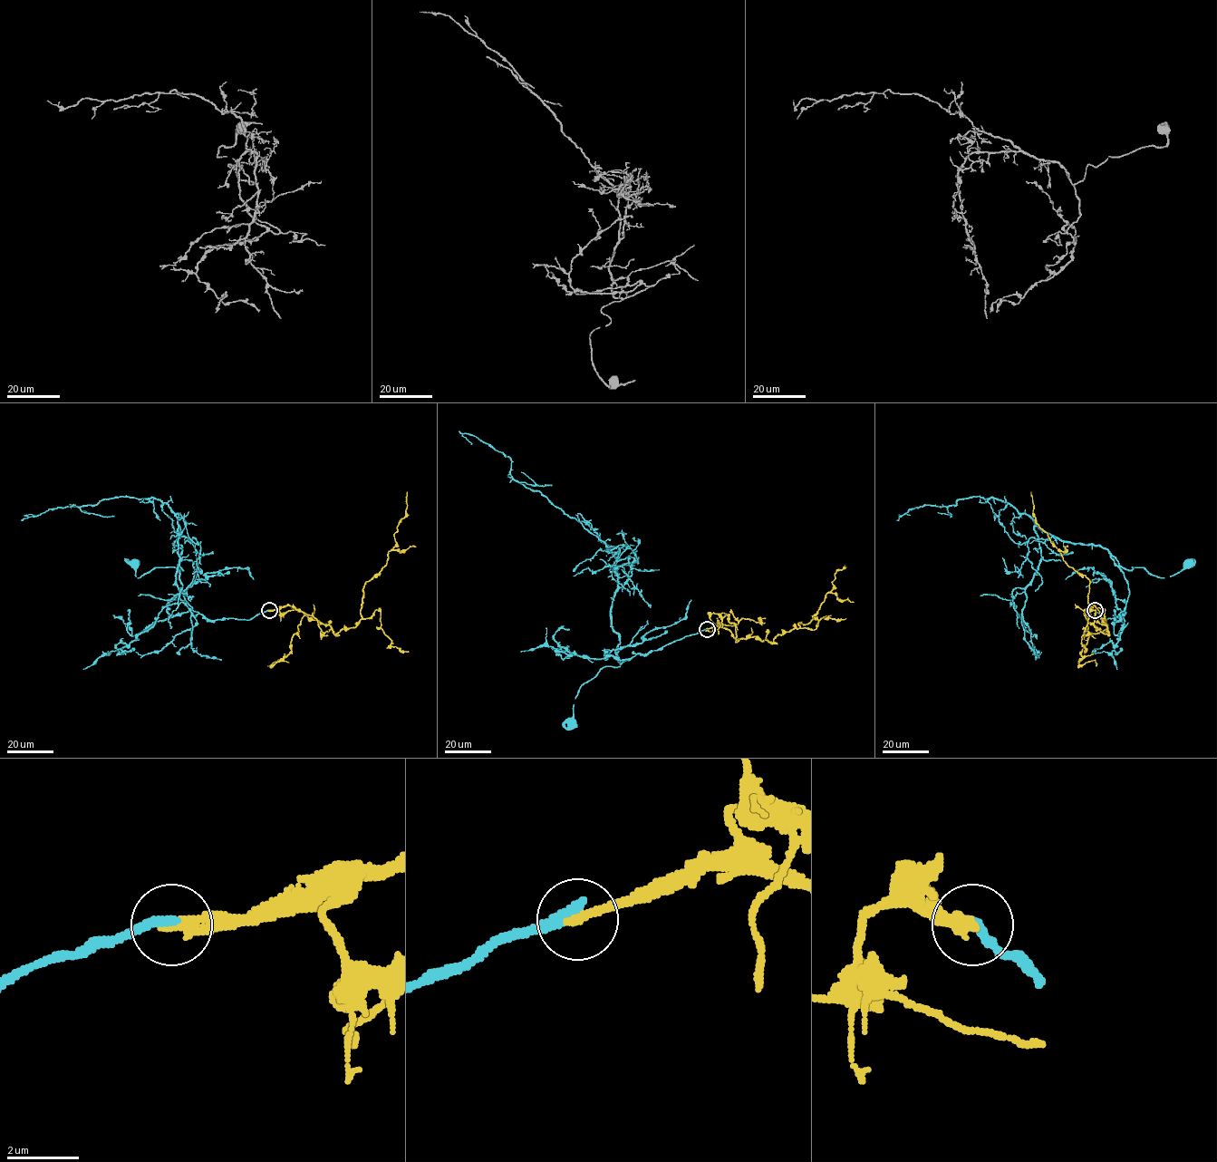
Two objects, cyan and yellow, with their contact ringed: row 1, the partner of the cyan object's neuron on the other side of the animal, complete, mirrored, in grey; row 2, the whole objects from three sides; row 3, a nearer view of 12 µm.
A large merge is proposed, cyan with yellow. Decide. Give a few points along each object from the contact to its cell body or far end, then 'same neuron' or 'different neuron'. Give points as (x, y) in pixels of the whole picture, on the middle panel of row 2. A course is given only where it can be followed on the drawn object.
course cyan (706, 629), (647, 653), (636, 653), (621, 663), (616, 653), (621, 664), (603, 667), (581, 686), (572, 722); course yellow (706, 629), (718, 626), (736, 639), (756, 636), (772, 643), (813, 619), (845, 566); different neuron

